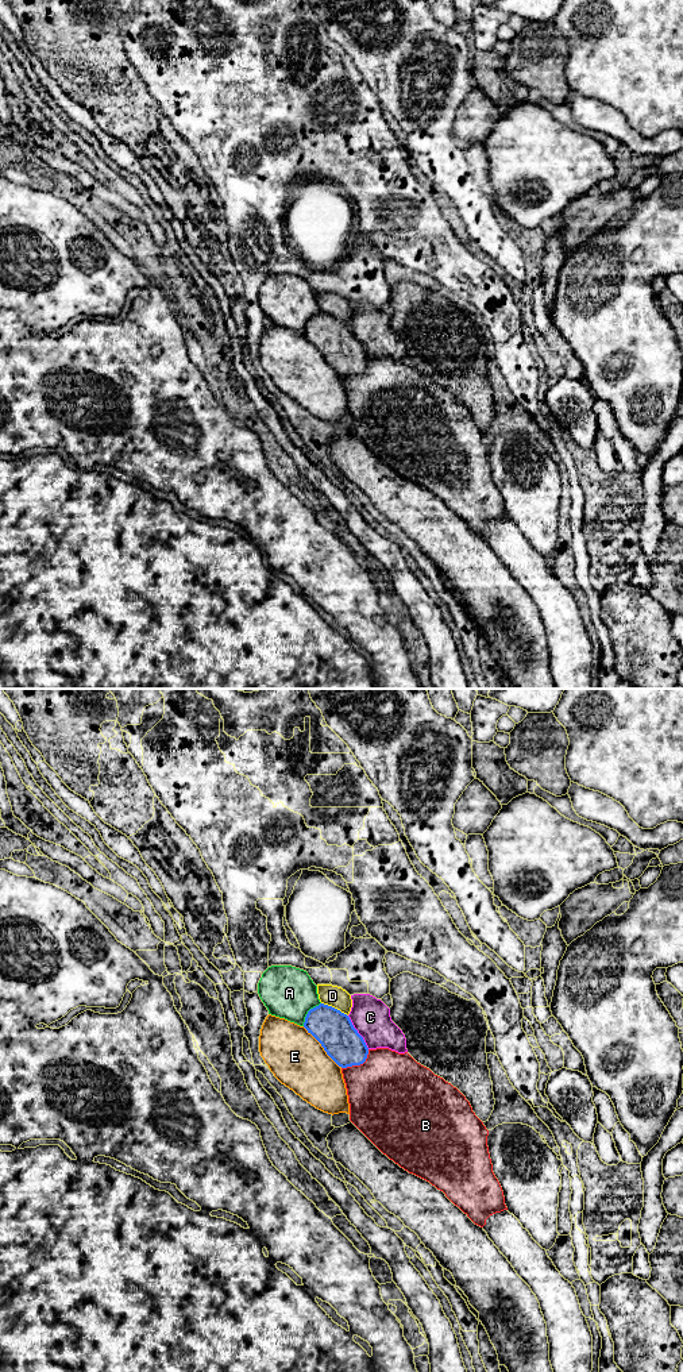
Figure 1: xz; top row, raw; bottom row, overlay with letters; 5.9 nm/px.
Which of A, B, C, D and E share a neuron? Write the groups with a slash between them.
A / B / C / D / E

